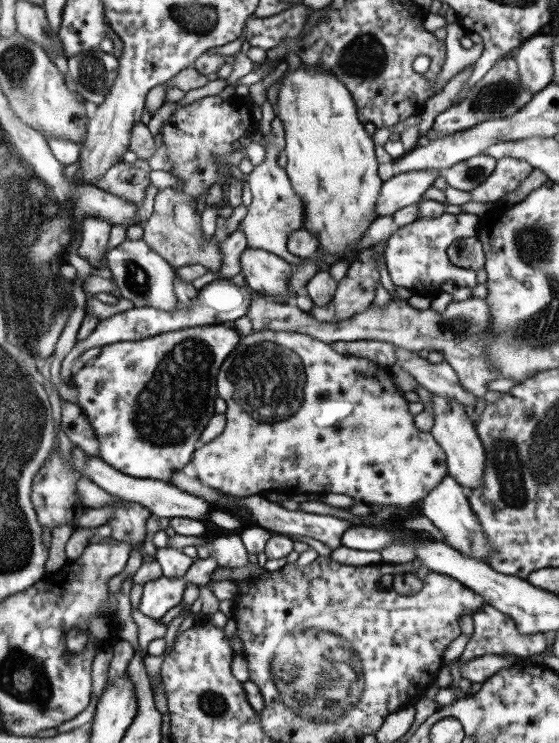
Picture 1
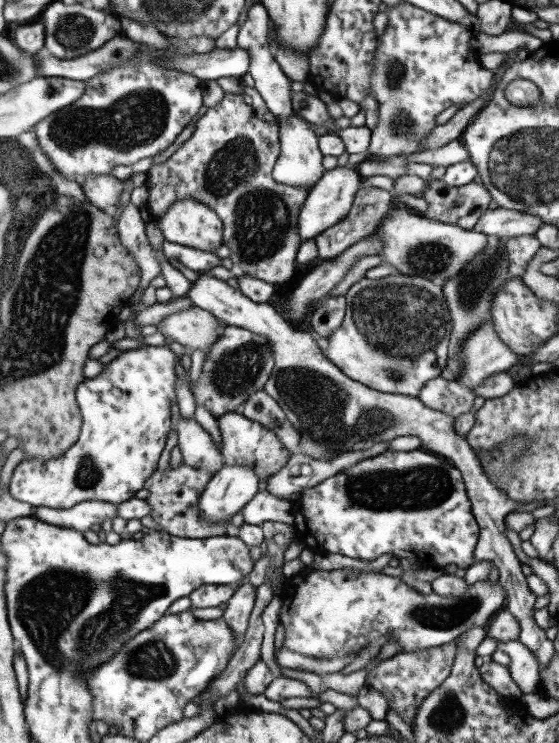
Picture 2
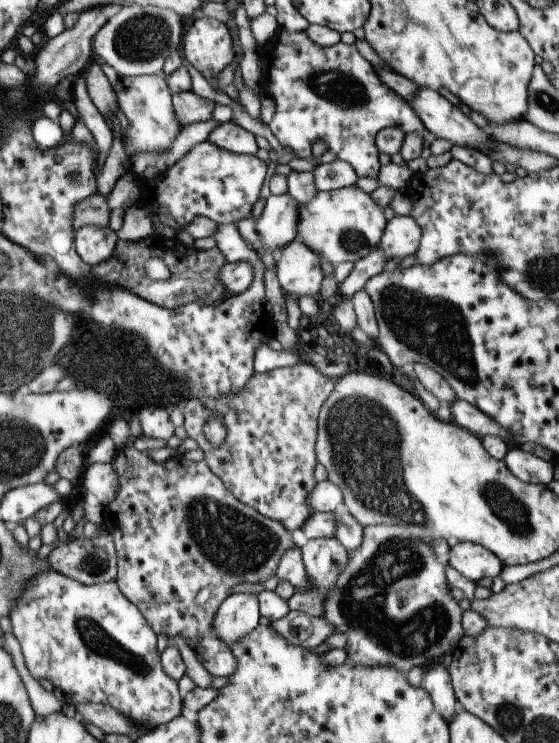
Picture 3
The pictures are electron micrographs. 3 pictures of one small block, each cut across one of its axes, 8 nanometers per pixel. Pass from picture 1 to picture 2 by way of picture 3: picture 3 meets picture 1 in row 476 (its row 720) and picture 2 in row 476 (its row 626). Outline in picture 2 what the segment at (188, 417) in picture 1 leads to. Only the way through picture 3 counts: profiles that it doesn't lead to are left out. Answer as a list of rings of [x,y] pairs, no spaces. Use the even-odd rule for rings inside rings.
[[[145,344],[140,348],[122,351],[112,361],[105,364],[103,366],[103,370],[94,379],[85,378],[82,380],[82,382],[78,384],[76,390],[76,401],[80,408],[83,421],[78,441],[72,447],[68,448],[62,456],[58,456],[58,458],[50,460],[40,458],[28,460],[24,459],[21,461],[20,464],[14,468],[14,474],[12,475],[10,484],[7,487],[8,492],[20,502],[32,504],[33,507],[48,507],[52,509],[72,508],[75,504],[85,500],[100,500],[102,502],[116,505],[134,497],[138,491],[144,489],[144,483],[156,471],[159,458],[164,450],[164,445],[166,445],[168,431],[171,430],[170,425],[172,424],[172,410],[170,409],[170,405],[177,402],[176,388],[174,388],[174,386],[177,383],[176,364],[178,364],[180,360],[181,356],[176,355],[166,345],[152,346]]]

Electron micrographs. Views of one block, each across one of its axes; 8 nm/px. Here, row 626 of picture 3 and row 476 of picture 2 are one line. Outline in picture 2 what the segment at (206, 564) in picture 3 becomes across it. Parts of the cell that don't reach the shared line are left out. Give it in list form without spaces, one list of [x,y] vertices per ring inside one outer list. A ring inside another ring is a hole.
[[[168,462],[166,470],[156,471],[144,483],[144,489],[149,492],[145,498],[150,503],[150,516],[160,526],[162,532],[181,538],[207,538],[212,536],[226,536],[228,520],[220,520],[220,523],[210,523],[199,512],[198,503],[200,495],[206,483],[212,478],[212,473],[204,469],[194,469],[182,462],[179,468],[172,468]]]

